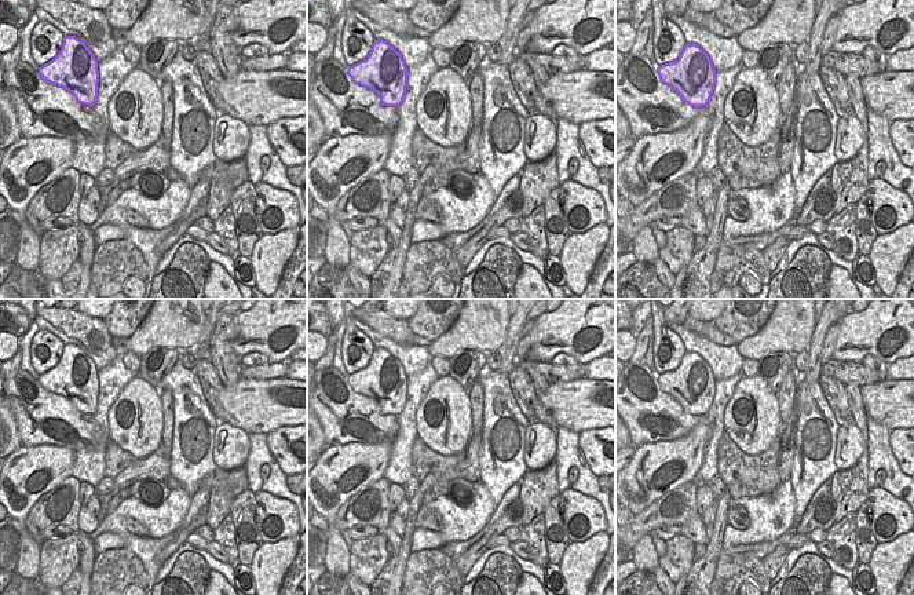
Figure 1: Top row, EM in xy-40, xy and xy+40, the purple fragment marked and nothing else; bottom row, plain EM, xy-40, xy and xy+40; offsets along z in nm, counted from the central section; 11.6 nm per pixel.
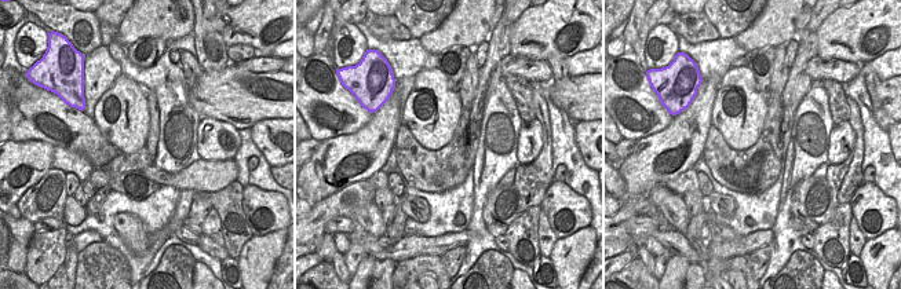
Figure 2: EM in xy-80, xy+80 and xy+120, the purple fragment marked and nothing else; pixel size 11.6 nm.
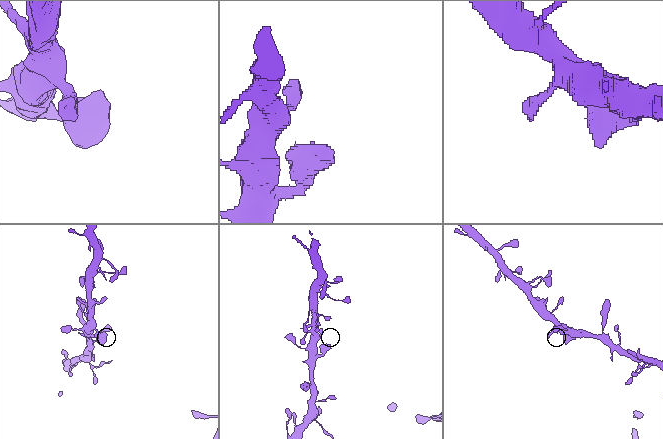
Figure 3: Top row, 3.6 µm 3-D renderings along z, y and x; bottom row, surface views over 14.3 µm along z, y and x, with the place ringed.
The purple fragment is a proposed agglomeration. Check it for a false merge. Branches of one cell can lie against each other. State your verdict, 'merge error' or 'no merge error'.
no merge error

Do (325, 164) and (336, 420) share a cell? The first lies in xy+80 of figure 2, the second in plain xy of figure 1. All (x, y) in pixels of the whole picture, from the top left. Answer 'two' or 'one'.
two

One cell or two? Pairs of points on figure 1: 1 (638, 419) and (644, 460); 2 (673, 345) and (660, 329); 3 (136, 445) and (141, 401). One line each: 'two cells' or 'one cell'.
1: two cells
2: one cell
3: one cell

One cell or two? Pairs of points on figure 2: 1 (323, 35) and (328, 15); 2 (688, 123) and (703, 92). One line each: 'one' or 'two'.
1: one
2: one

